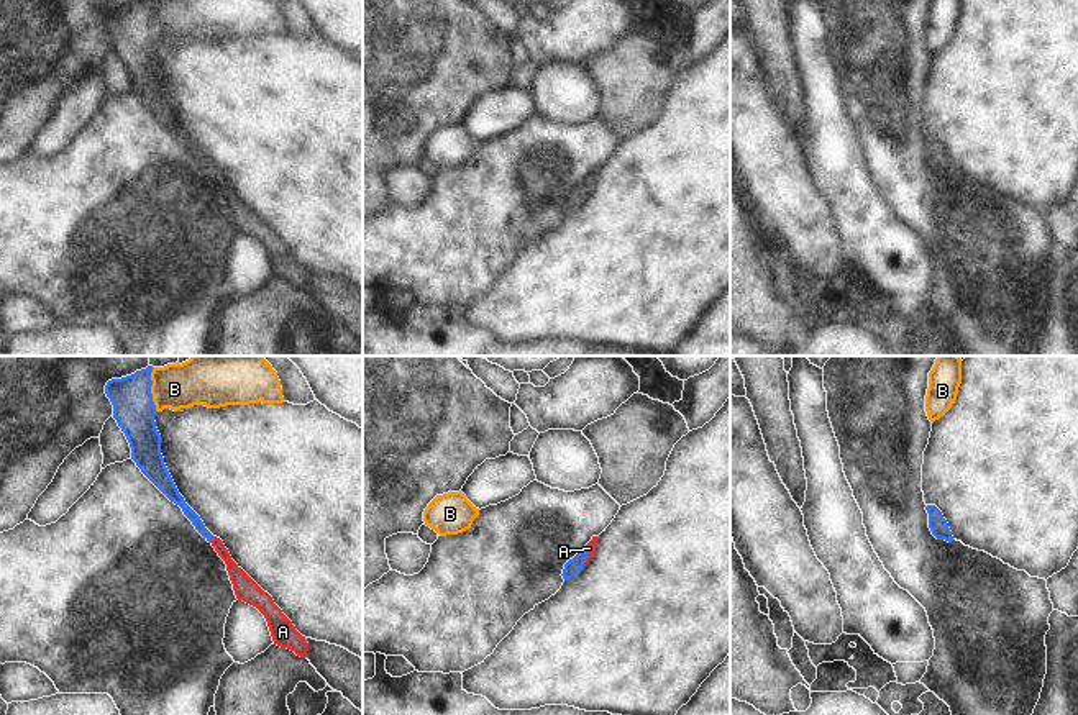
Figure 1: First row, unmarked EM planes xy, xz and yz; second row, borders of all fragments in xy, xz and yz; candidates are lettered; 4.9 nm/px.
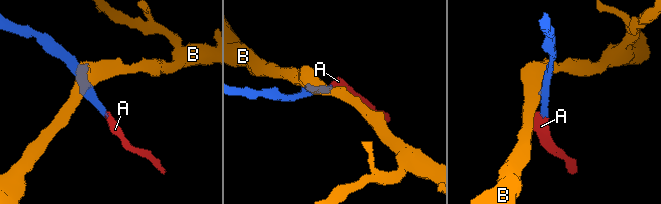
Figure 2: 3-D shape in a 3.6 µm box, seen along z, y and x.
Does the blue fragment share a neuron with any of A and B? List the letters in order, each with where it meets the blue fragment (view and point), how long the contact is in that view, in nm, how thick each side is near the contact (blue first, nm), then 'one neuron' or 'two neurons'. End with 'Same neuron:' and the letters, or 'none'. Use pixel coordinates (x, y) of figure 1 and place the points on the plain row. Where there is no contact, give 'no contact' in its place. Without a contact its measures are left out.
A: contact xz (586, 189); length 80 nm; calibres 80 and 60 nm; one neuron
B: contact xy (150, 22); length 220 nm; calibres 200 and 200 nm; two neurons
Same neuron: A

